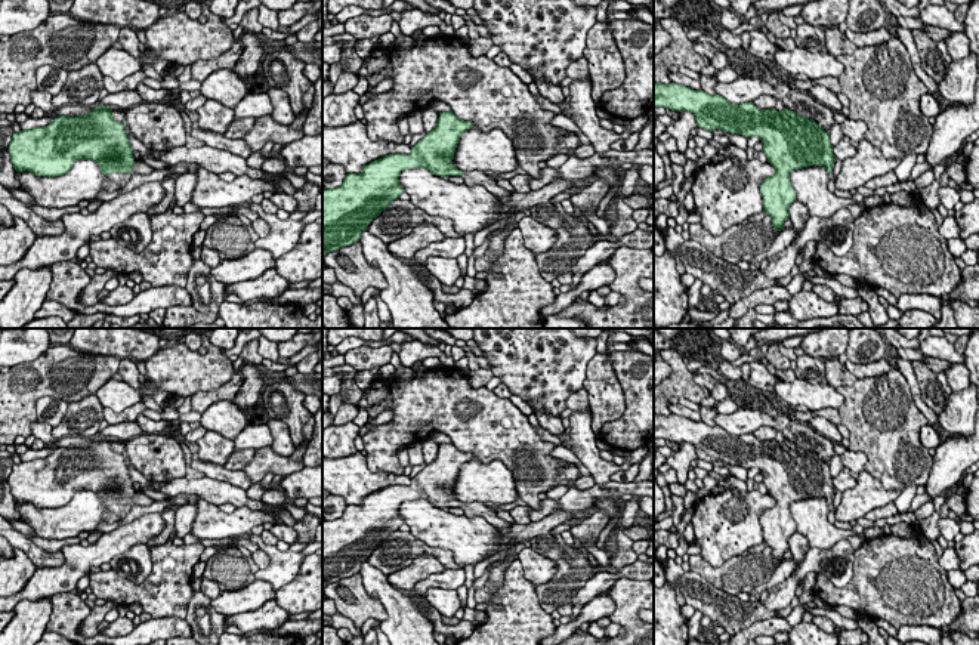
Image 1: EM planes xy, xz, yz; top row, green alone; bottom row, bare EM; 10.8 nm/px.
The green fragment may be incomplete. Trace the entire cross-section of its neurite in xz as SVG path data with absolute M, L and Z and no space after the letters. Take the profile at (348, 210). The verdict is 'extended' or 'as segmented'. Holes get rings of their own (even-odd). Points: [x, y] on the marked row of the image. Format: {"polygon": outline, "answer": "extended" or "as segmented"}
{"polygon": "M453 111L439 112L436 127L411 146L410 154L389 154L364 166L358 175L348 173L340 186L324 188L322 257L328 251L336 251L359 241L361 234L368 229L368 225L404 192L404 188L399 185L399 175L404 170L427 169L441 178L461 176L467 186L481 185L497 195L503 204L507 204L513 194L498 186L495 179L488 178L484 172L461 172L453 164L460 136L472 127L472 121L458 118Z", "answer": "extended"}

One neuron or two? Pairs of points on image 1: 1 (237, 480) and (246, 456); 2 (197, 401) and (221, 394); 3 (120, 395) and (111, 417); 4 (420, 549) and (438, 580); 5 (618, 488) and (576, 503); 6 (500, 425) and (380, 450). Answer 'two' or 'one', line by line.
1: two
2: one
3: two
4: two
5: one
6: one

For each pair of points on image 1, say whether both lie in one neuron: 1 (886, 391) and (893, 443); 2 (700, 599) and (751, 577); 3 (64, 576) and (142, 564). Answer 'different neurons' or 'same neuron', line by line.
1: same neuron
2: different neurons
3: different neurons

